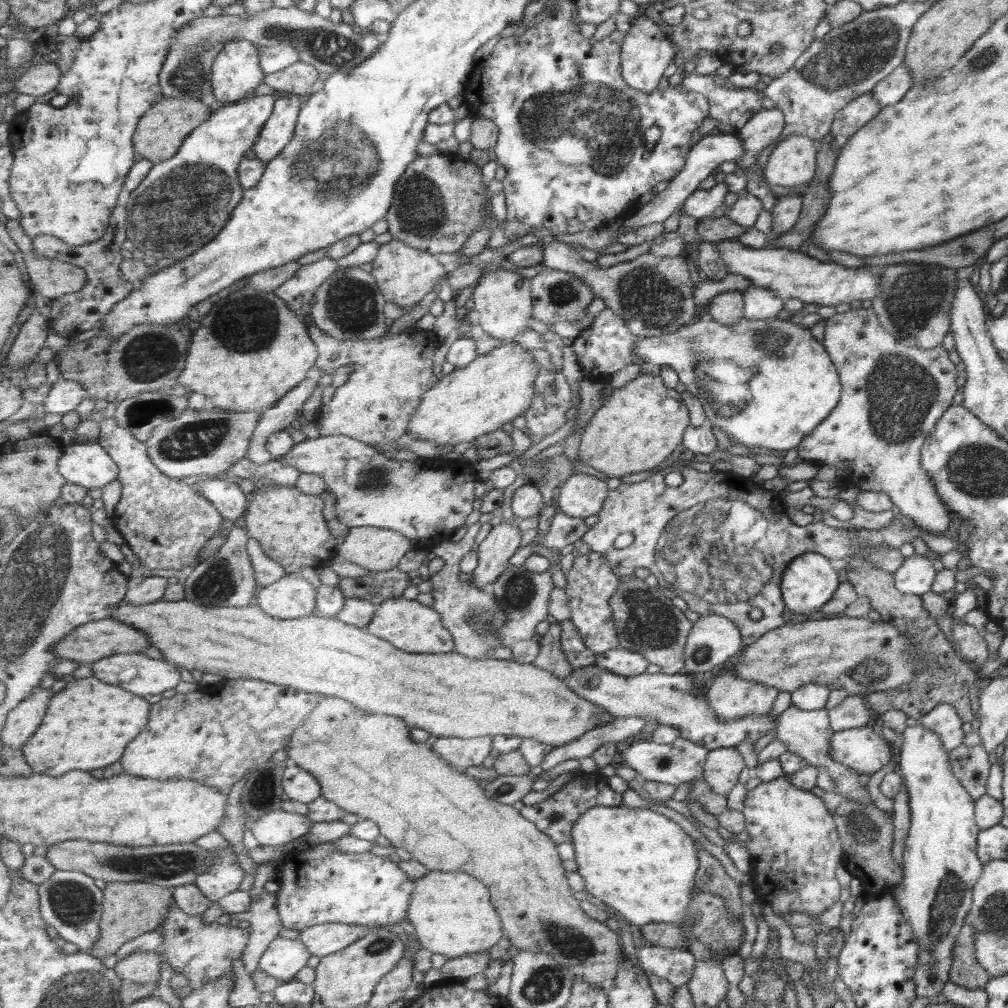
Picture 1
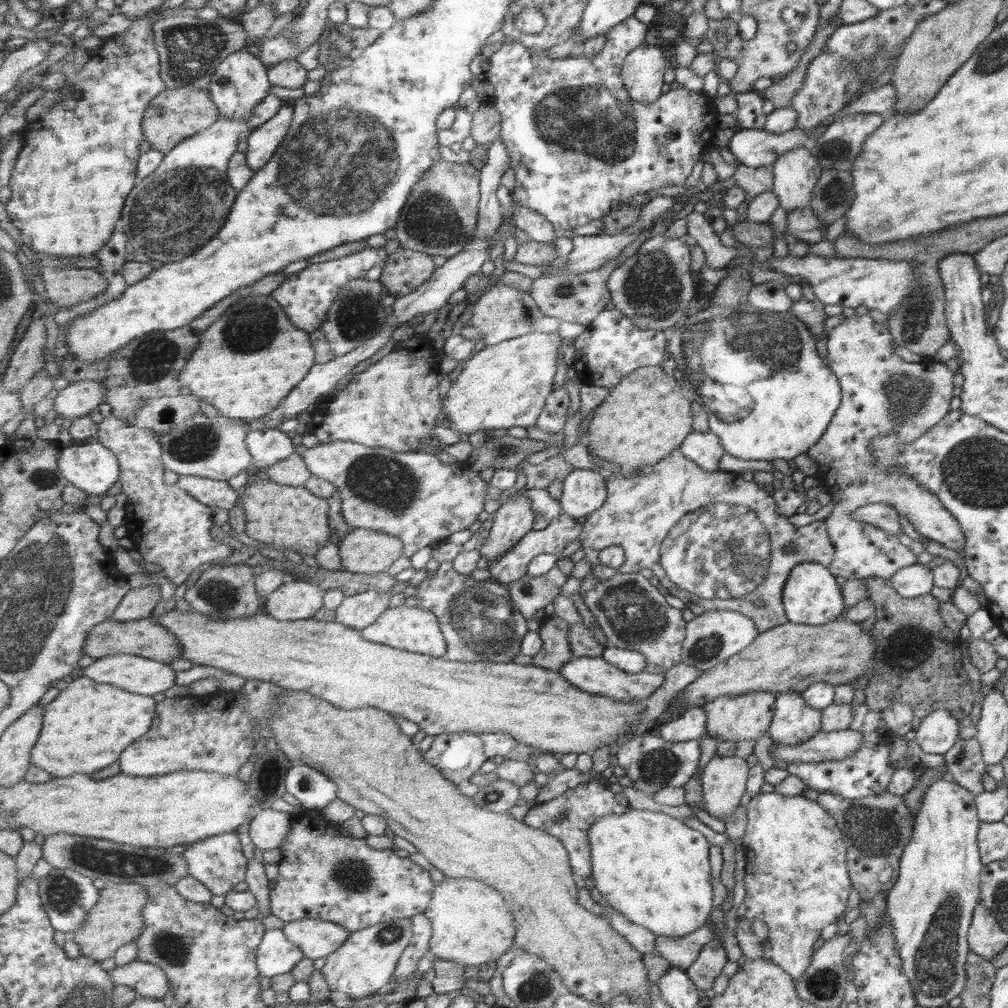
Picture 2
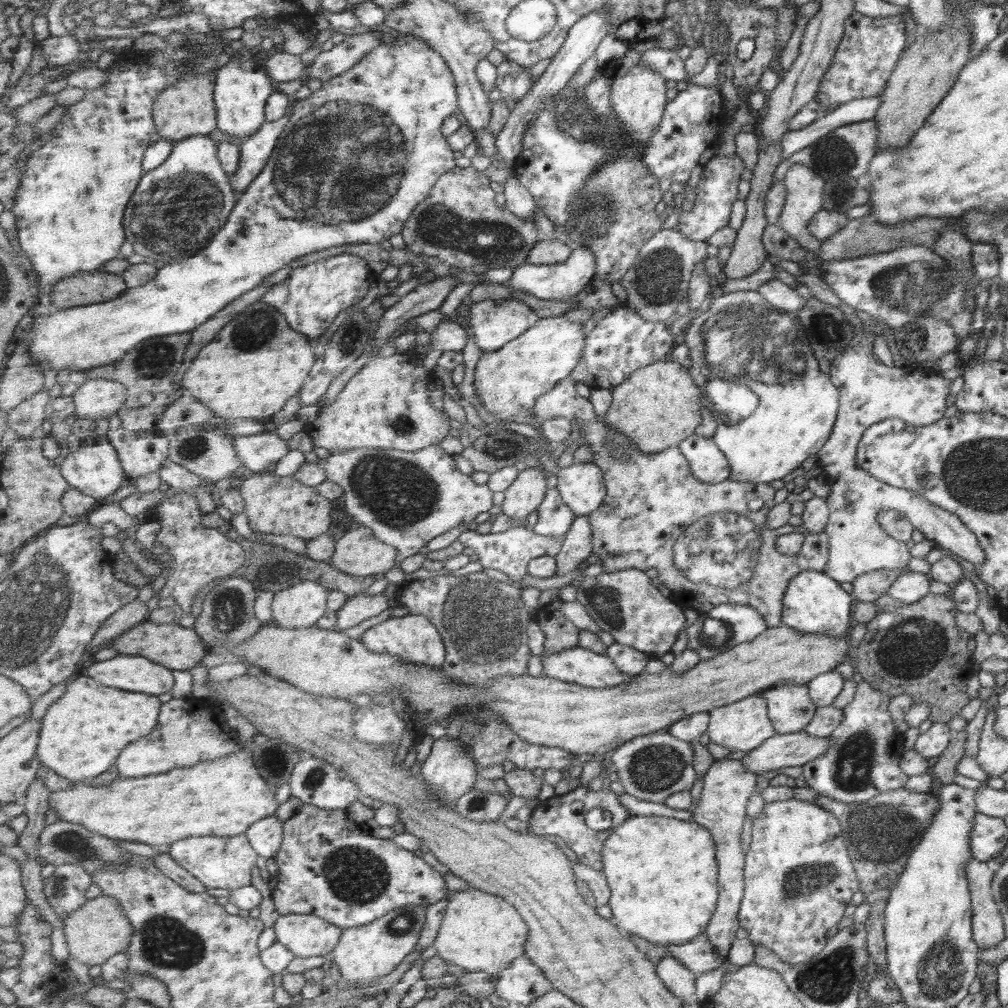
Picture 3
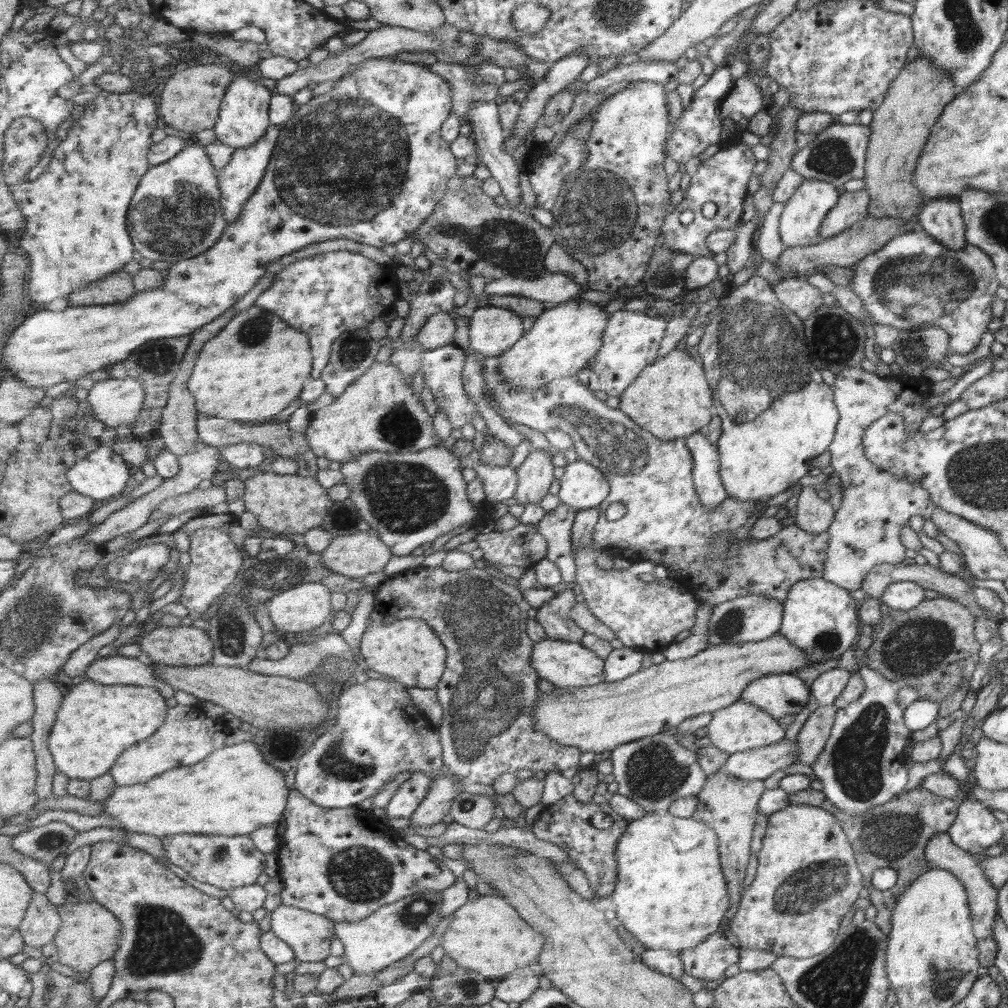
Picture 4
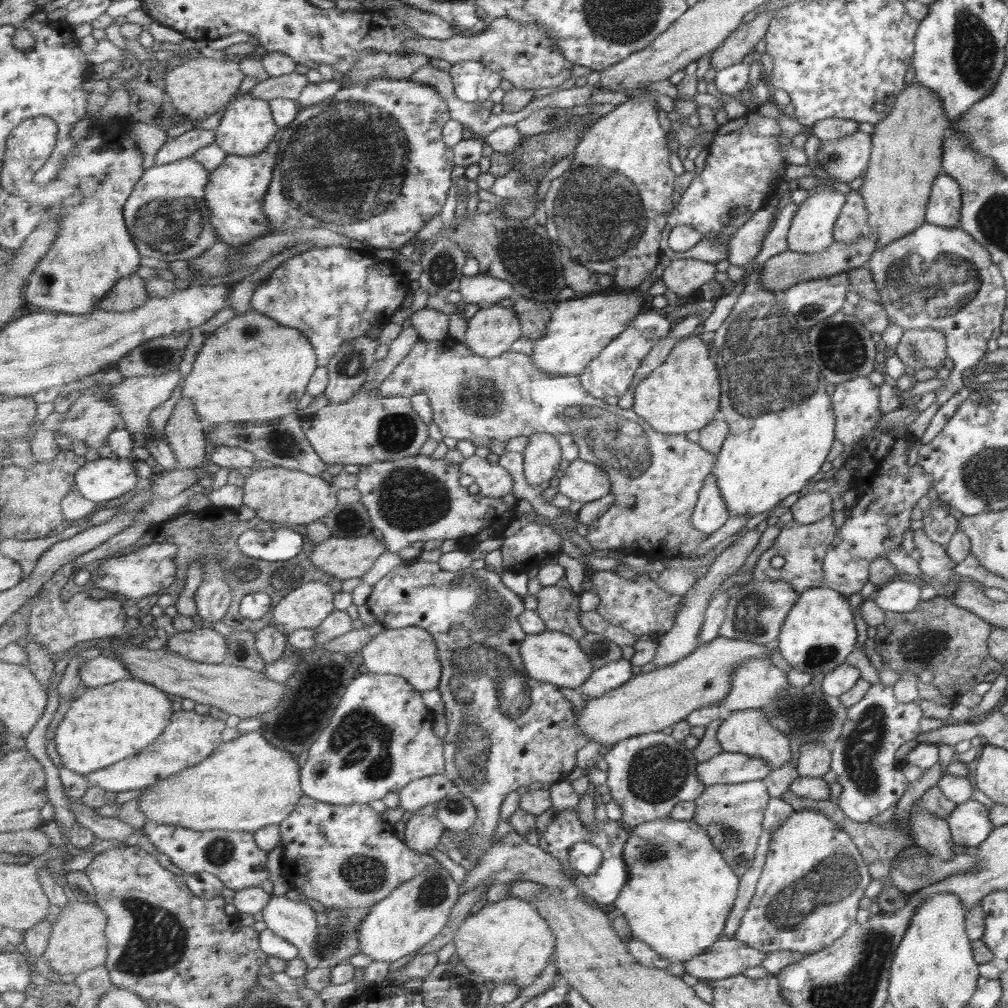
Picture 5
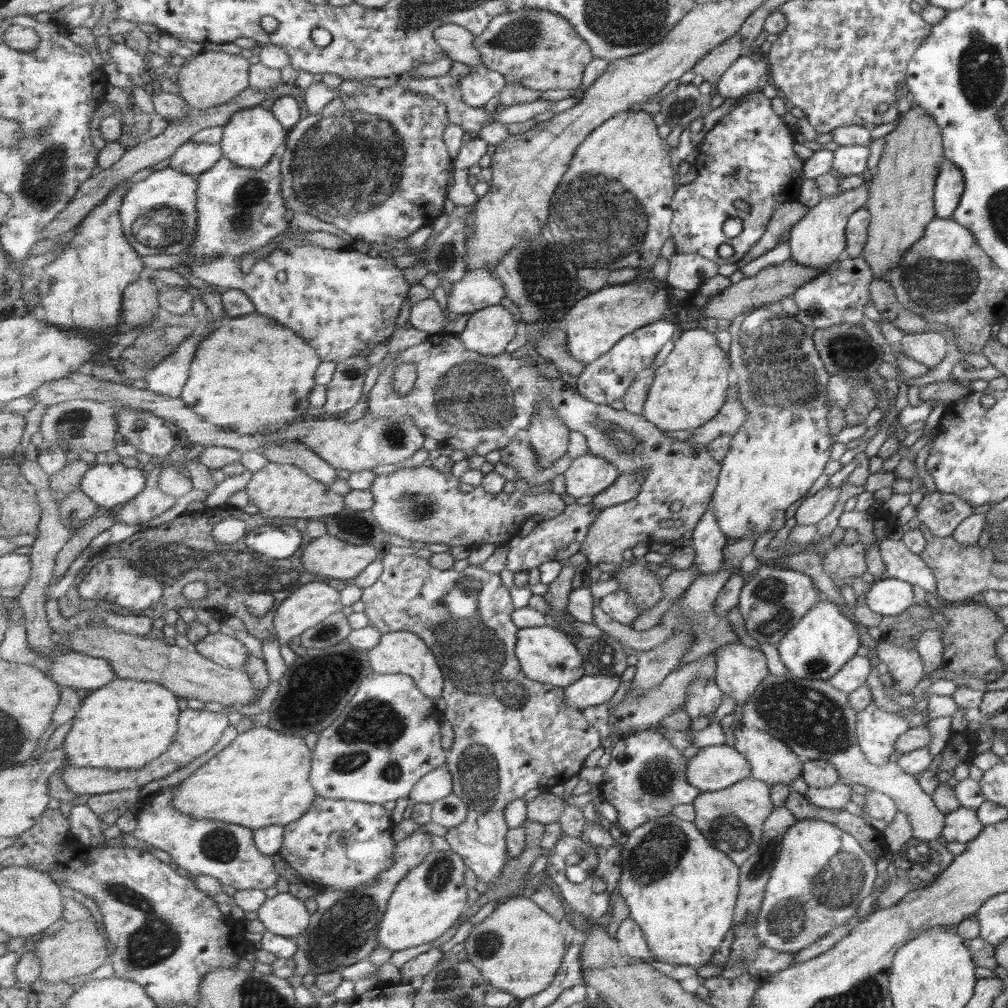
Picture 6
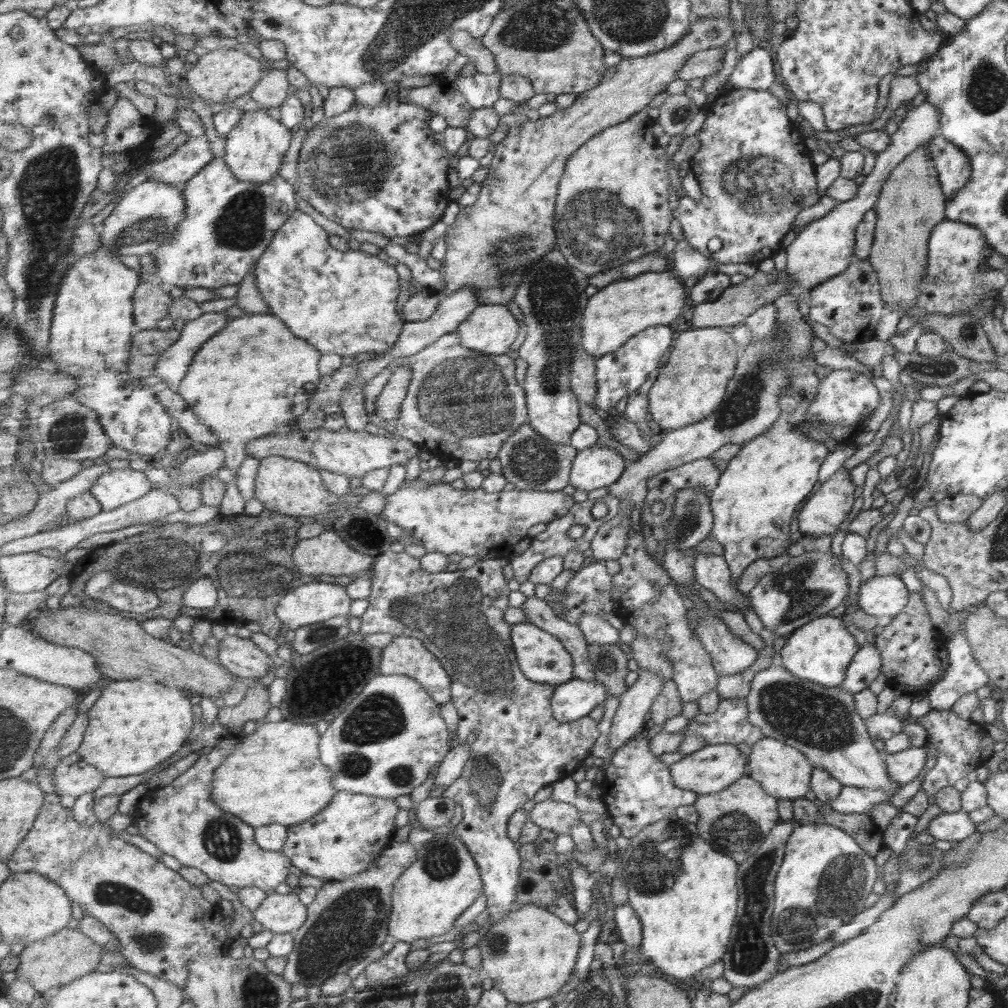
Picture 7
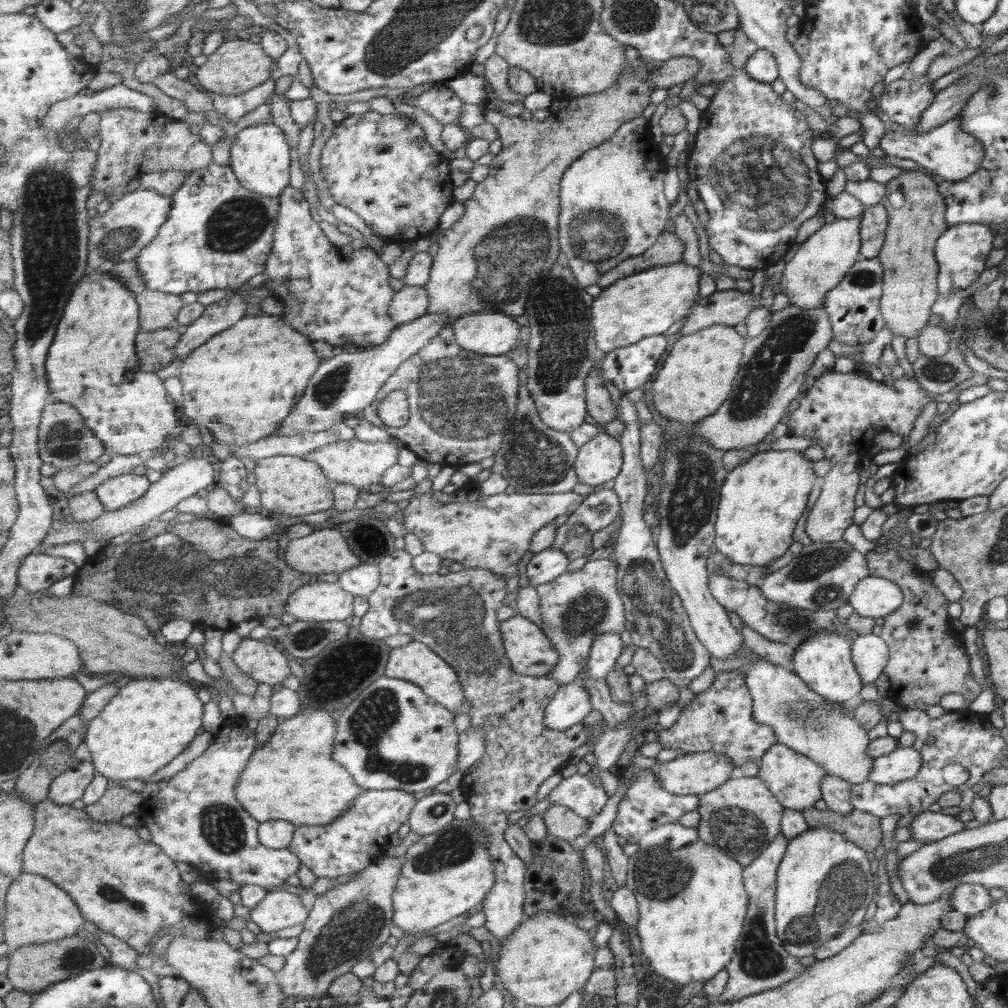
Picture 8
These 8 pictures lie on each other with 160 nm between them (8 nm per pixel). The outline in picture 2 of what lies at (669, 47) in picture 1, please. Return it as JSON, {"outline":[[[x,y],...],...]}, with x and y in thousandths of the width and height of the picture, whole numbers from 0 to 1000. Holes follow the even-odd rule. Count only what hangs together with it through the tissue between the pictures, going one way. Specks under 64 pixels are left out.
{"outline":[[[636,44],[622,55],[616,75],[628,99],[647,102],[655,98],[662,62],[653,44]]]}

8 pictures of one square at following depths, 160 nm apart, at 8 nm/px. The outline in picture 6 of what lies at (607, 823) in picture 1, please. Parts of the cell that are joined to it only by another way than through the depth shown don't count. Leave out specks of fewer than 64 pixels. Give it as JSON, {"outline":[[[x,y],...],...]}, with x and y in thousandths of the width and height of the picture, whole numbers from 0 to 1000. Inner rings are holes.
{"outline":[[[668,808],[623,825],[618,838],[614,887],[624,898],[625,910],[638,922],[649,950],[664,956],[687,958],[690,962],[703,956],[705,946],[725,919],[731,889],[731,859],[717,845],[703,839],[703,833],[688,814]]]}

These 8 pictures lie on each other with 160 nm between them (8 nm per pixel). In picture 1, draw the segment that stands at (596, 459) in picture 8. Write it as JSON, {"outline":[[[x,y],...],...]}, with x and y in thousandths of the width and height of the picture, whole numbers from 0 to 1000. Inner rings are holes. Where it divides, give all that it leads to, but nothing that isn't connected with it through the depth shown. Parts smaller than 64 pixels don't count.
{"outline":[[[578,468],[566,471],[555,488],[556,506],[578,515],[594,510],[605,489],[602,477]]]}

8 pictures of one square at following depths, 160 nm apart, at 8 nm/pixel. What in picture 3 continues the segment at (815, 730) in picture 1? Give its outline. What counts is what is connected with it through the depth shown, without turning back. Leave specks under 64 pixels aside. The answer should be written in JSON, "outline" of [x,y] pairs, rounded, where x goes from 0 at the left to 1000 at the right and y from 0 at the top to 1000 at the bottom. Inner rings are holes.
{"outline":[[[778,679],[769,683],[762,683],[755,687],[761,698],[762,711],[769,724],[769,728],[777,729],[797,725],[799,719],[805,715],[809,700],[802,691],[802,683],[799,679]]]}

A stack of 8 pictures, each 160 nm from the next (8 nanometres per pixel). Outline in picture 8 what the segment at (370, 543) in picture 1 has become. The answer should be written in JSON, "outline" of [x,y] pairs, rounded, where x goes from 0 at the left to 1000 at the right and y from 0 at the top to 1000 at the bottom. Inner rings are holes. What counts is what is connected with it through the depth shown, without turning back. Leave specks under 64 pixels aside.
{"outline":[[[315,523],[307,532],[288,538],[284,557],[297,567],[315,570],[336,569],[359,559],[336,526]]]}

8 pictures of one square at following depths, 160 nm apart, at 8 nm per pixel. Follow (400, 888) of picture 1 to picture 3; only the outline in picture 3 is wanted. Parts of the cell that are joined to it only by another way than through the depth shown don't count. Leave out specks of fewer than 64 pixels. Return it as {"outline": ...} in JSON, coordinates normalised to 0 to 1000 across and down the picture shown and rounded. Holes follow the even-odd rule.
{"outline":[[[311,798],[299,802],[282,815],[282,832],[275,850],[276,875],[269,886],[278,908],[287,906],[312,907],[333,917],[336,921],[362,919],[386,905],[402,899],[426,899],[439,893],[443,883],[441,869],[428,861],[410,844],[396,841],[388,833],[372,831],[362,816],[345,811],[346,804],[325,804]]]}

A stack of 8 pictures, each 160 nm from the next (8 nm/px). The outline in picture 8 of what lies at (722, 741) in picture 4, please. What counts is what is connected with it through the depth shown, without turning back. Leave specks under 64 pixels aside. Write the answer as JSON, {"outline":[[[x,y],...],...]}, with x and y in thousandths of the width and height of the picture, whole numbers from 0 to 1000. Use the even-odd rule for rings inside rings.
{"outline":[[[767,738],[762,745],[759,745],[758,750],[753,754],[752,762],[750,772],[759,776],[763,786],[778,803],[797,806],[800,802],[807,801],[810,795],[814,794],[813,778],[815,770],[820,769],[819,766],[809,756],[780,742],[777,738]]]}

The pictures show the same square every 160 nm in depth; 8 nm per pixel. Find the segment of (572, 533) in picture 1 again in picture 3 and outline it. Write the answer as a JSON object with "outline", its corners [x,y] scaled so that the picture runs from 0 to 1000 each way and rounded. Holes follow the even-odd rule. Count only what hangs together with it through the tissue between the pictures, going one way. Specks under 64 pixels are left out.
{"outline":[[[509,523],[501,528],[475,530],[469,526],[459,527],[453,536],[461,540],[475,552],[475,559],[480,563],[490,563],[504,570],[510,578],[516,577],[524,568],[525,559],[537,552],[552,553],[558,545],[558,536],[550,530],[539,530],[530,524]]]}

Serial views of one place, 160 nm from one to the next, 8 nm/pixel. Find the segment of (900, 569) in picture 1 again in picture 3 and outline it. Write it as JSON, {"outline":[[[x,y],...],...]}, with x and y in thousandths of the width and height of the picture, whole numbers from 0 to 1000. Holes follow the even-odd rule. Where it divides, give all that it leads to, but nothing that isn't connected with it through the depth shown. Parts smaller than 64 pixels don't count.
{"outline":[[[900,566],[889,571],[878,587],[886,592],[886,595],[906,599],[921,588],[921,581],[922,575],[916,568]]]}

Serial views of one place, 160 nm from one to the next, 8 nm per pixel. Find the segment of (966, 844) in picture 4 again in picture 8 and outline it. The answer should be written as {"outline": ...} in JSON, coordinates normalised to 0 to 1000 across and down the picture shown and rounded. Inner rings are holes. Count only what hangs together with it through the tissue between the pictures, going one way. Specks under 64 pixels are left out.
{"outline":[[[929,802],[910,807],[900,819],[904,823],[904,833],[922,837],[938,829],[955,823],[955,816],[945,809],[932,807]]]}

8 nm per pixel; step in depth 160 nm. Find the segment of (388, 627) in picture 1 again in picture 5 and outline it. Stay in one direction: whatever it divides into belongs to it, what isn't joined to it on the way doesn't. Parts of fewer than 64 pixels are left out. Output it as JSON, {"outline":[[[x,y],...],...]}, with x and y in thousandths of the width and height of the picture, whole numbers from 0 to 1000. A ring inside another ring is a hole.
{"outline":[[[411,621],[384,624],[377,630],[371,631],[359,645],[359,657],[363,662],[377,670],[401,671],[412,683],[418,687],[432,685],[437,681],[439,661],[433,635],[421,623]]]}

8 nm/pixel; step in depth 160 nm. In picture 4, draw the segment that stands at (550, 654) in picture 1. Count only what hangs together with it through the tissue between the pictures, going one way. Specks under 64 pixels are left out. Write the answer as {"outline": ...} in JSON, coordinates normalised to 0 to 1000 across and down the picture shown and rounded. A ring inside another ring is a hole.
{"outline":[[[568,586],[560,587],[557,591],[551,591],[547,597],[540,598],[534,605],[532,614],[542,625],[542,631],[553,635],[564,635],[576,637],[581,625],[572,619],[564,619],[561,616],[563,605],[566,605],[568,599]]]}

